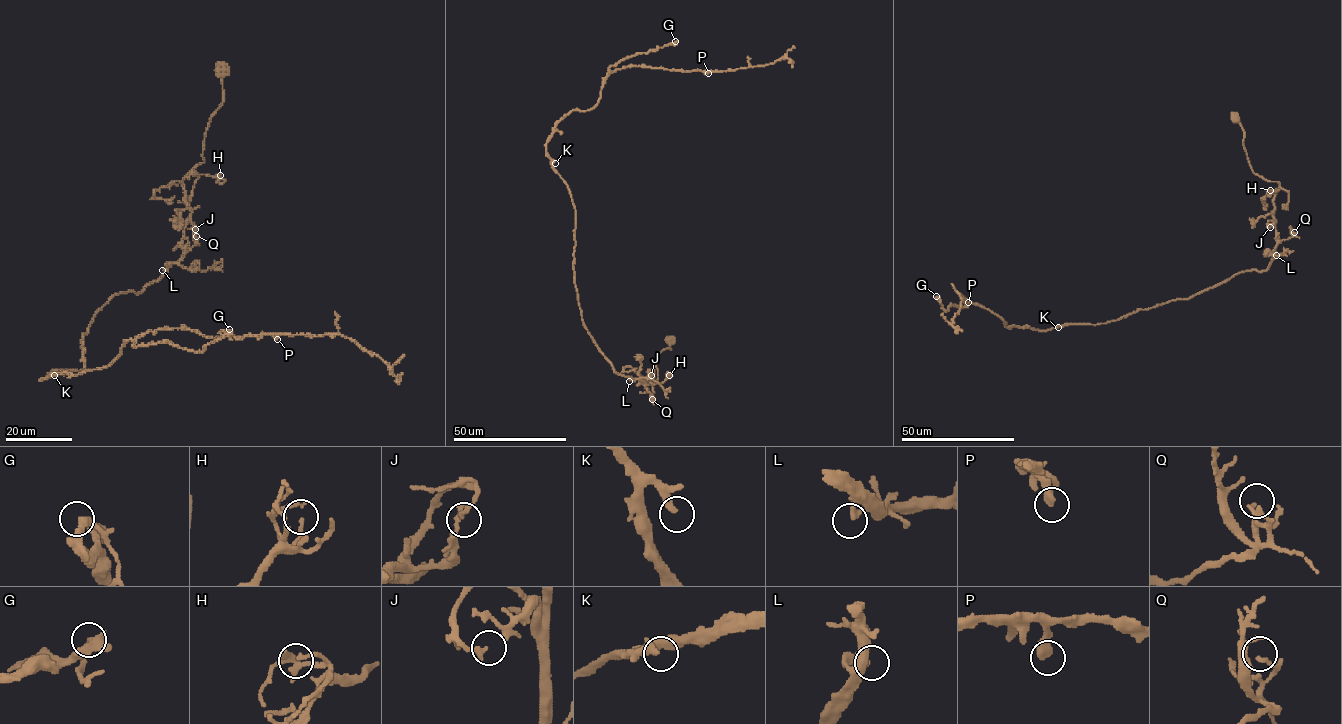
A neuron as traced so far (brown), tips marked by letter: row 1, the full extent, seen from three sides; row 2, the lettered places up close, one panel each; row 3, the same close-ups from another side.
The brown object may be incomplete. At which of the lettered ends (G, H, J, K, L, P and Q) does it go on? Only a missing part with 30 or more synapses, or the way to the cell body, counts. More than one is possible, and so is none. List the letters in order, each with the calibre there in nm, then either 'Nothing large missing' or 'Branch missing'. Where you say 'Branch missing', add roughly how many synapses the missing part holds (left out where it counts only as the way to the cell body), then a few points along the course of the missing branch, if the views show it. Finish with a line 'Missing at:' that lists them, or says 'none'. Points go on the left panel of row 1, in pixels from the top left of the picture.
G: Thickness 280 nm. Branch missing. Roughly 200 synapses
H: Thickness 160 nm. Nothing large missing
J: Thickness 180 nm. Nothing large missing
K: Thickness 240 nm. Nothing large missing
L: Thickness 280 nm. Nothing large missing
P: Thickness 400 nm. Nothing large missing
Q: Thickness 150 nm. Nothing large missing
Missing at: G

